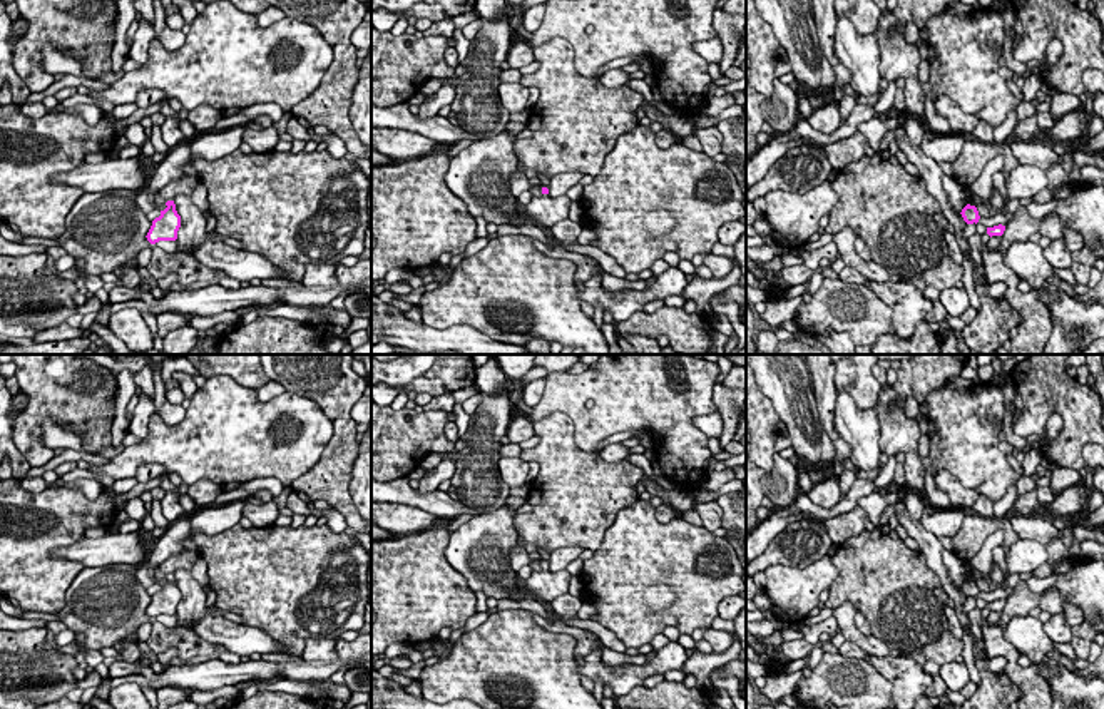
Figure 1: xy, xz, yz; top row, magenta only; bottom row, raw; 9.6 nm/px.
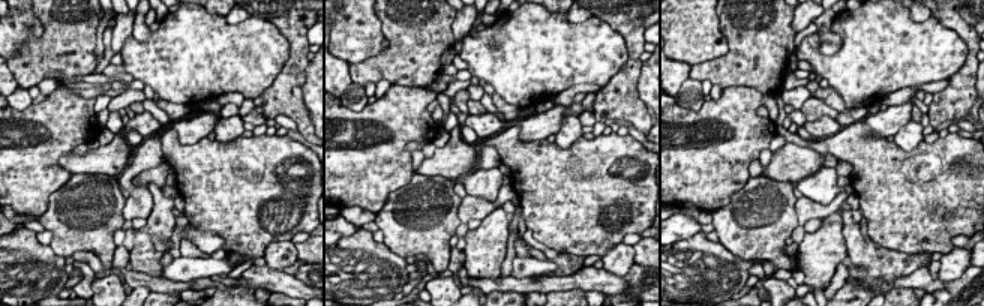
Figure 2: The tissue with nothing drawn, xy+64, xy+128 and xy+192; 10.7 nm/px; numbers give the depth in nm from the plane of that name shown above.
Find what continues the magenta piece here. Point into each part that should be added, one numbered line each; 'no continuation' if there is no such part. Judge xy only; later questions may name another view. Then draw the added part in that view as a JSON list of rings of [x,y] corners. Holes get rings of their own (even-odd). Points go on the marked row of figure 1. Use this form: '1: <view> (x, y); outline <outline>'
no continuation

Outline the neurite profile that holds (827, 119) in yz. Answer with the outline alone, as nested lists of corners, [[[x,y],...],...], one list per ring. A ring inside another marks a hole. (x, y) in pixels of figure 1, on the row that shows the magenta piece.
[[[831,100],[830,104],[813,110],[806,119],[810,125],[823,134],[831,134],[840,127],[840,102]]]

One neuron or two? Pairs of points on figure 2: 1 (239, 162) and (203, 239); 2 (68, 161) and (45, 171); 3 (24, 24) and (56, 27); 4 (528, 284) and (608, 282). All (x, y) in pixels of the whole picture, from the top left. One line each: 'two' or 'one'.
1: two
2: two
3: two
4: one

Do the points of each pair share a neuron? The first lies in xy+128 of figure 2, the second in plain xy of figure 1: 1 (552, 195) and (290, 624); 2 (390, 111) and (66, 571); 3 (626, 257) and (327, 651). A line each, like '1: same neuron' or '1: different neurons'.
1: same neuron
2: same neuron
3: same neuron

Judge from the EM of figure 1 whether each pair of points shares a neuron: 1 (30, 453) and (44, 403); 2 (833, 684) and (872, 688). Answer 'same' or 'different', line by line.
1: same
2: same

